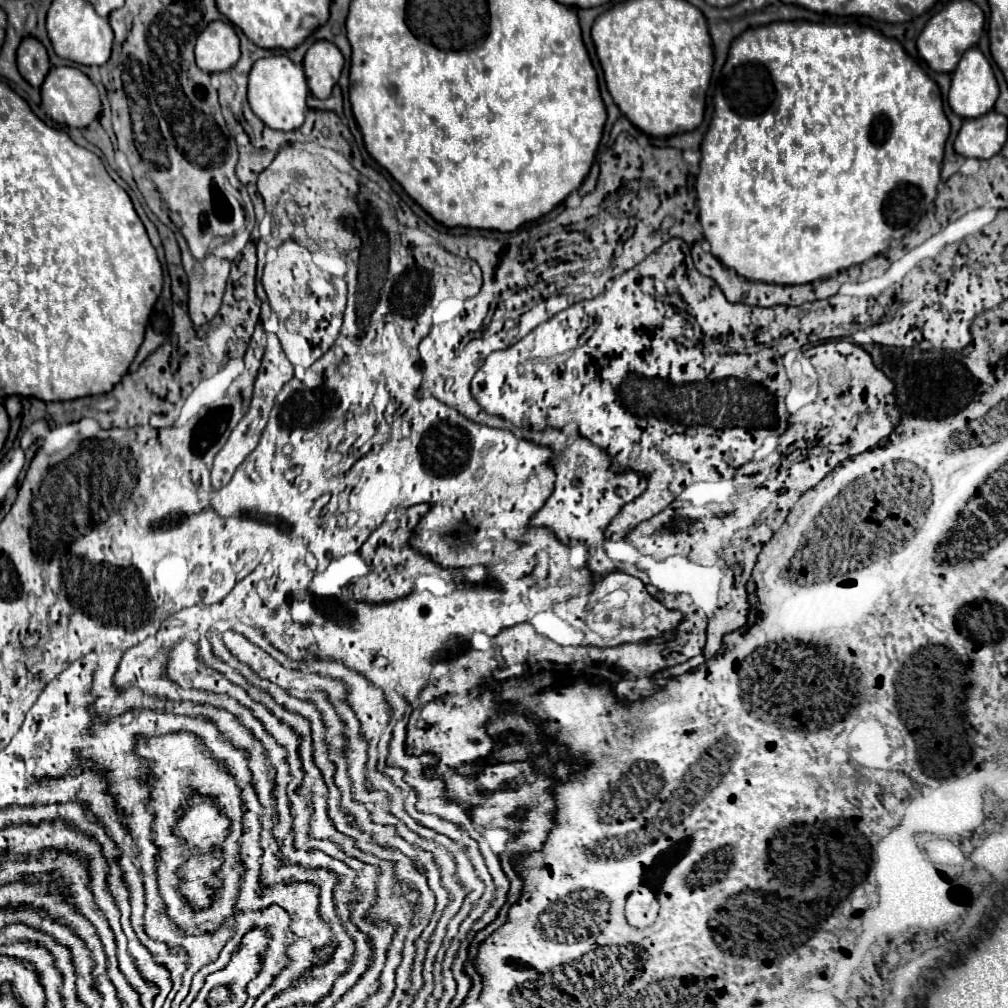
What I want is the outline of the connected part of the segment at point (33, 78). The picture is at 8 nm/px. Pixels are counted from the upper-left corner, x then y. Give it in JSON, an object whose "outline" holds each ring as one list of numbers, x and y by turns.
{"outline":[[23,38,17,48,17,68,33,88,39,88,51,68,45,46,35,38]]}

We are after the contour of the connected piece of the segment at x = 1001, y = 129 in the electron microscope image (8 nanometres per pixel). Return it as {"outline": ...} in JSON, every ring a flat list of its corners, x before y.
{"outline":[[995,110,979,120,963,120,963,126,955,138,955,152,969,158,991,158,1007,140,1007,118]]}

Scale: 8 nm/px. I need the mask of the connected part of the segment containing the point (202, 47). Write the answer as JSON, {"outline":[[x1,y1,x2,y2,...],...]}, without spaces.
{"outline":[[213,20,199,34,195,44,195,60,203,72,225,72,239,60,239,36,233,26,223,20]]}

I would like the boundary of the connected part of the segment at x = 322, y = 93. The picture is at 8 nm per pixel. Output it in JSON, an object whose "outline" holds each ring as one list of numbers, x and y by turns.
{"outline":[[329,40,315,42,303,60,303,70,307,76,309,90,317,98,329,98,333,86,337,84,343,68,343,54]]}

